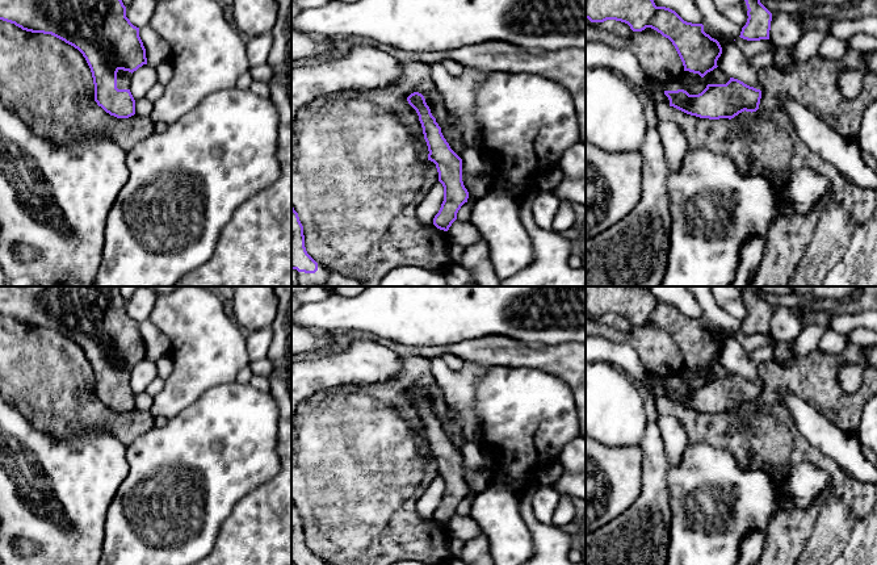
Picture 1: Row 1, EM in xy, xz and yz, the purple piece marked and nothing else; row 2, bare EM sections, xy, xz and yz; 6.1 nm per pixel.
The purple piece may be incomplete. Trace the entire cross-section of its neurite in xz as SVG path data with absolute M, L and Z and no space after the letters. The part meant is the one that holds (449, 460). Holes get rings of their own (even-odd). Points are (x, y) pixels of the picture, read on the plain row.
M414 386L407 392L416 405L428 440L428 455L436 459L438 476L444 481L444 495L433 512L433 519L448 526L457 514L461 501L467 497L469 486L462 476L462 453L450 443L441 427L441 422L432 410L421 388Z

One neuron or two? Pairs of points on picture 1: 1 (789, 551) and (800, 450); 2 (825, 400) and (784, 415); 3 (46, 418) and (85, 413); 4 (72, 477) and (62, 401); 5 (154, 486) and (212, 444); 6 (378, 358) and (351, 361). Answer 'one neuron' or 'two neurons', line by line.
1: one neuron
2: one neuron
3: one neuron
4: two neurons
5: one neuron
6: one neuron

